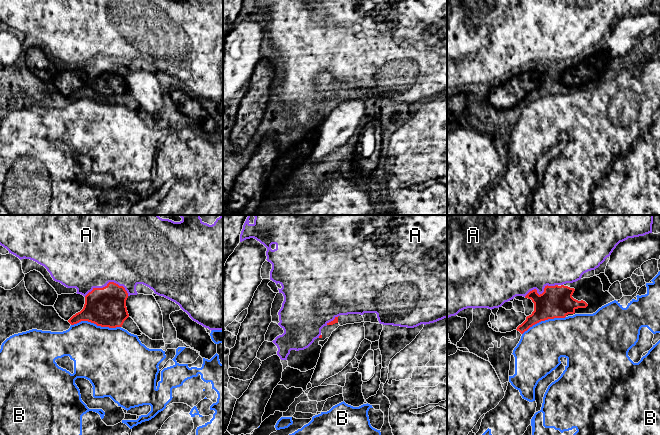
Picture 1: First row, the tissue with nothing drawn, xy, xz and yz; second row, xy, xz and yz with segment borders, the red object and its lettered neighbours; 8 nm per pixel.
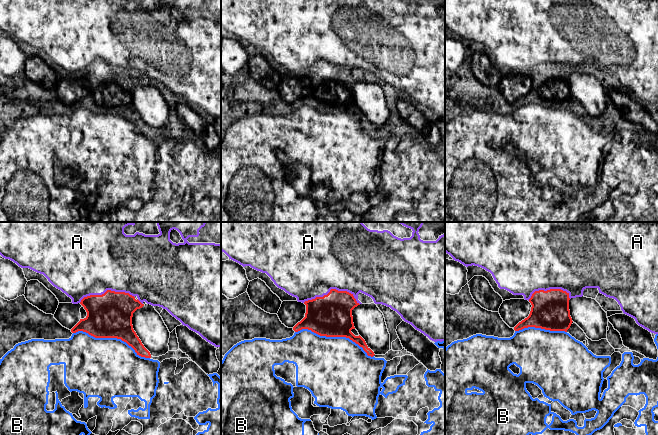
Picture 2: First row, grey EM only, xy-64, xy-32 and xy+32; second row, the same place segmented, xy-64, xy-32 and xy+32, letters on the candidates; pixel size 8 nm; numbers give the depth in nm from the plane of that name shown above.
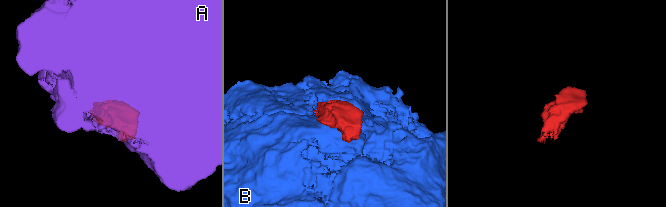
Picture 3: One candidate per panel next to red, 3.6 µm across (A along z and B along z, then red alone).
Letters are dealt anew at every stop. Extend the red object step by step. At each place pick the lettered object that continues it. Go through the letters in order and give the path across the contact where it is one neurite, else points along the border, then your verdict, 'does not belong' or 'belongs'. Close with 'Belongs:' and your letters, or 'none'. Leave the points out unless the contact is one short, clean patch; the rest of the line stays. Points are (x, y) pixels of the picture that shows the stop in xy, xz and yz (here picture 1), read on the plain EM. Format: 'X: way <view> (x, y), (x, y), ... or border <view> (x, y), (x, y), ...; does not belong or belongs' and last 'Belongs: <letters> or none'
A: does not belong
B: does not belong
Belongs: none

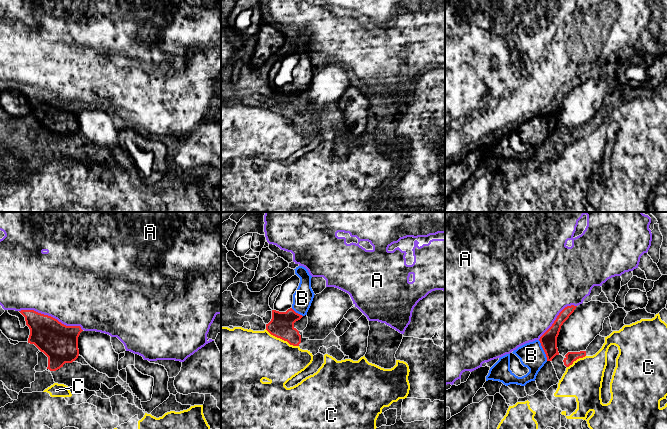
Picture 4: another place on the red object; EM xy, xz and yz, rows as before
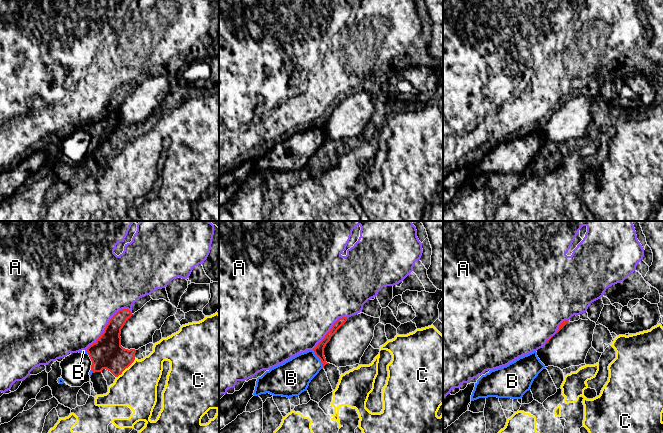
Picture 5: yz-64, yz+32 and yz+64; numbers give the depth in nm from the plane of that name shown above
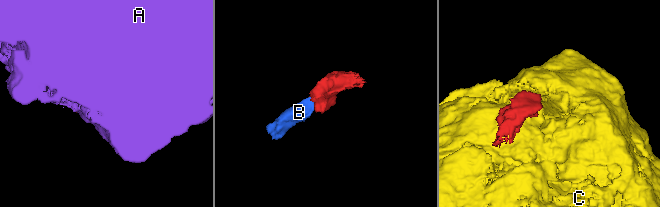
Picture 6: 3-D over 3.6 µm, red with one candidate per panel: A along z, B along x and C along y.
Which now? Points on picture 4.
A: does not belong
B: way yz (548, 116), (547, 121), (543, 125), (531, 131); belongs
C: does not belong
Belongs: B

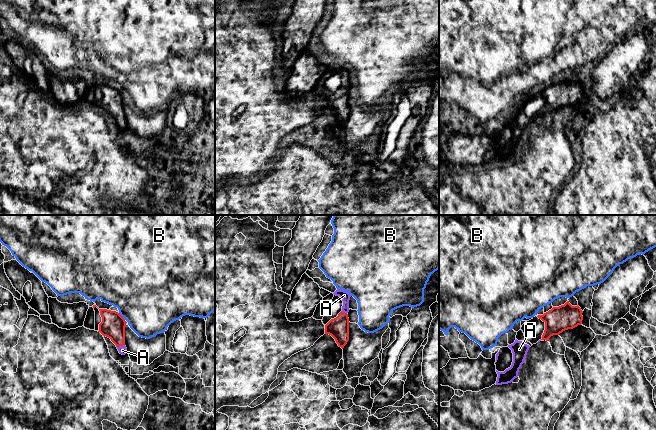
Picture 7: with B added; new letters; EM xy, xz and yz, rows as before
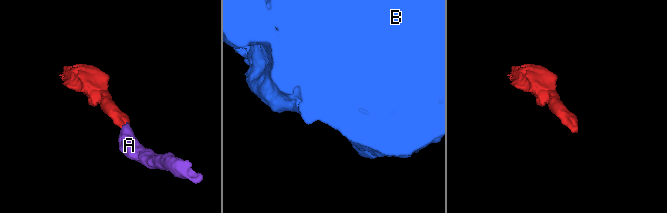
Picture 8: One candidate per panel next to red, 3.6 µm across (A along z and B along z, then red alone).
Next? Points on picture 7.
A: way xy (113, 101), (120, 121), (122, 126); belongs
B: does not belong
Belongs: A

